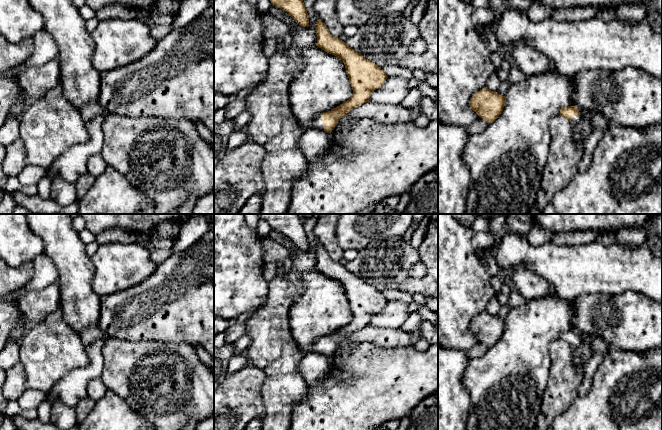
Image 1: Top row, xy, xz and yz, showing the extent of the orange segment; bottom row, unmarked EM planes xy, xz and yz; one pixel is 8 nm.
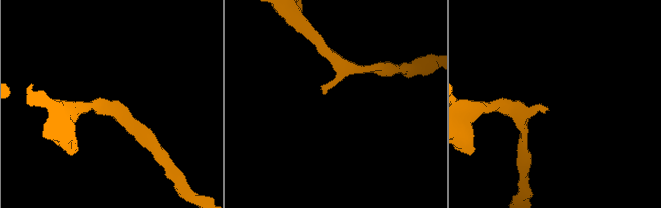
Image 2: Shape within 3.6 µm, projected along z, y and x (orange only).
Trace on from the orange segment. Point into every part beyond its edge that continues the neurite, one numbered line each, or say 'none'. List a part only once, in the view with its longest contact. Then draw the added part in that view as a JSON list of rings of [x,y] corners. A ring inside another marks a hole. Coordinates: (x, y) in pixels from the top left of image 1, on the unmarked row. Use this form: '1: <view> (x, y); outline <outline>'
1: xz (317, 347); outline [[[318,338],[318,339],[316,339],[314,341],[314,344],[309,349],[309,352],[324,355],[324,348],[322,346],[322,340],[321,340],[321,338]]]

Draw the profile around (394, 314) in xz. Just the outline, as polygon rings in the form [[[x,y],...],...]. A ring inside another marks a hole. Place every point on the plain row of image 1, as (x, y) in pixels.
[[[389,300],[380,312],[372,316],[369,325],[400,328],[408,319],[409,315],[409,305],[403,302]]]

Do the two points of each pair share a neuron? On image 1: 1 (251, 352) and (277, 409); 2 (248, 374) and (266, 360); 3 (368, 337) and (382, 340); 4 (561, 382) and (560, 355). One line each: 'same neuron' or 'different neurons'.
1: same neuron
2: different neurons
3: same neuron
4: same neuron

